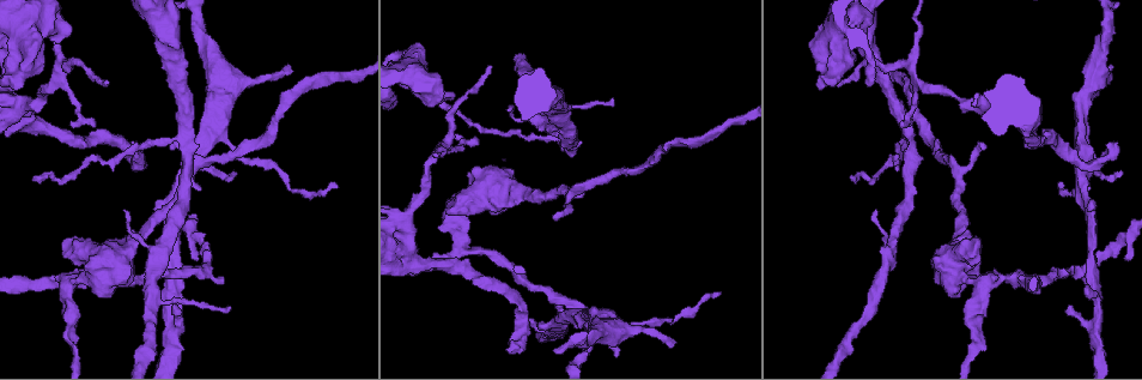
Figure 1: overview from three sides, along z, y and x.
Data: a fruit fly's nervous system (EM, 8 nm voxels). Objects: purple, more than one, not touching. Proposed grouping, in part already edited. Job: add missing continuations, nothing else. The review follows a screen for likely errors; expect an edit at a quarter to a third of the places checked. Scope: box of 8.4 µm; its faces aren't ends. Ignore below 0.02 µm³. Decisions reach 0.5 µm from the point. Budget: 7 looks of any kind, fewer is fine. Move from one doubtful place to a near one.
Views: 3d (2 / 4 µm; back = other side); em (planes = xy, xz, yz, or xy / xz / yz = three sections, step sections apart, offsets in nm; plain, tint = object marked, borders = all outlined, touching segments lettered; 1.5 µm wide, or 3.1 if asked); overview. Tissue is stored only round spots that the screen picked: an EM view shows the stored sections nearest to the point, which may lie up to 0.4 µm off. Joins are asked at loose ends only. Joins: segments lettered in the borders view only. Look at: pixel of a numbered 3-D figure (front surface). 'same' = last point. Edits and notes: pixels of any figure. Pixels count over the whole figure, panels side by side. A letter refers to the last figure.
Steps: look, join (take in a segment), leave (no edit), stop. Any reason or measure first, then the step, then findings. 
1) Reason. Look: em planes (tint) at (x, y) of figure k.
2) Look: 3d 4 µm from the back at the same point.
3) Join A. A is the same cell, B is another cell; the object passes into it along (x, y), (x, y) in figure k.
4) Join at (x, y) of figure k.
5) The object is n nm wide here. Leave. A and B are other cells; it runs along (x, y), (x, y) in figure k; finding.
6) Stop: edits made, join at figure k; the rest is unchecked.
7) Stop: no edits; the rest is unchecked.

Branch stops here. Look: em xz step 4 (borders) at (1067, 308) of figure 1.

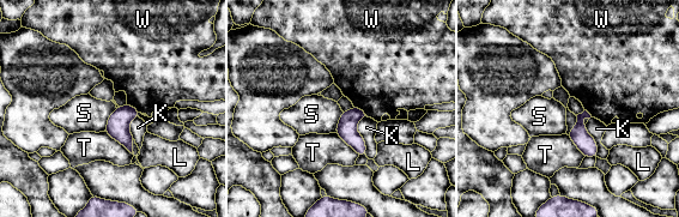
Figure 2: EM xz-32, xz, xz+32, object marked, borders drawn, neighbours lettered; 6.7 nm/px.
Leave. K, L, S, T and W are other cells; none of them fits.

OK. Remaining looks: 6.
An open end. Look: em planes (plain) at (1112, 67) of figure 1.

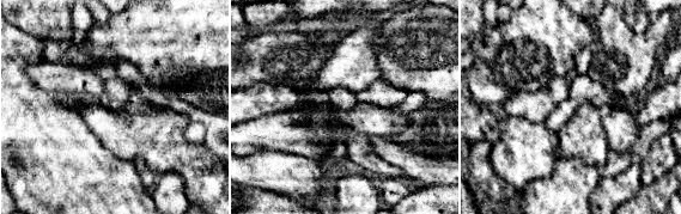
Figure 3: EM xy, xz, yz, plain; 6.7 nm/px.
Look: em planes (tint) at the same point.

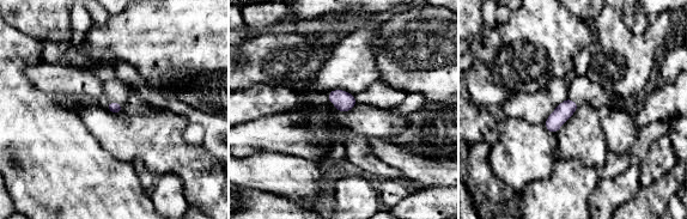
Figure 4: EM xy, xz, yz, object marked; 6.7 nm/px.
Look: em planes (borders) at the same point.

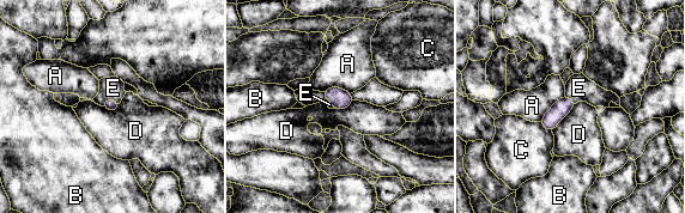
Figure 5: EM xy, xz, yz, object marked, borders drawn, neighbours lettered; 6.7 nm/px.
Join E. E is the same cell, A, B, C and D are other cells; it goes on there.

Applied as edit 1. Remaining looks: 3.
Look: overview.

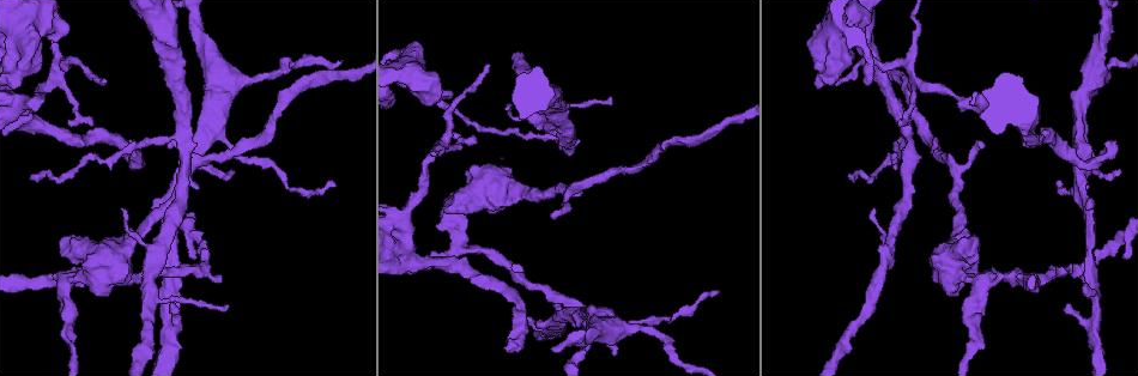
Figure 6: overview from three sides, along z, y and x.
Look: 3d 2 µm at (540, 319) of figure 6.

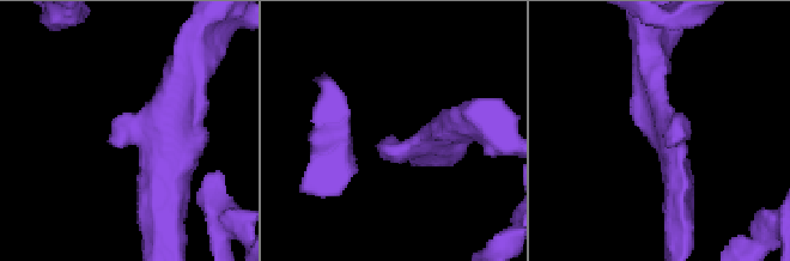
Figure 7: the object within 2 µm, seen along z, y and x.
Shape alone is not enough. Look: em planes (borders) at (118, 142) of figure 7.

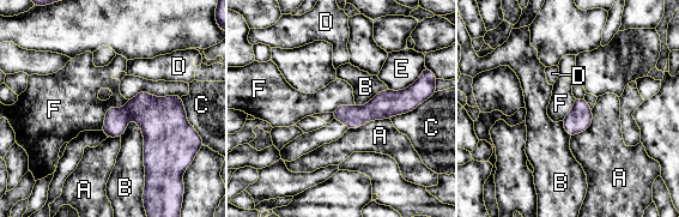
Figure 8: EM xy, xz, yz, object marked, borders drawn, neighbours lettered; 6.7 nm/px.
Leave. A, B, C, D, E and F are other cells; a border runs along (389, 118), (367, 121), (349, 130) in figure 8; no lettered segment goes on from it.

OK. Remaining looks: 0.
Stop: edits made, join at figure 5; the rest is unchecked.

